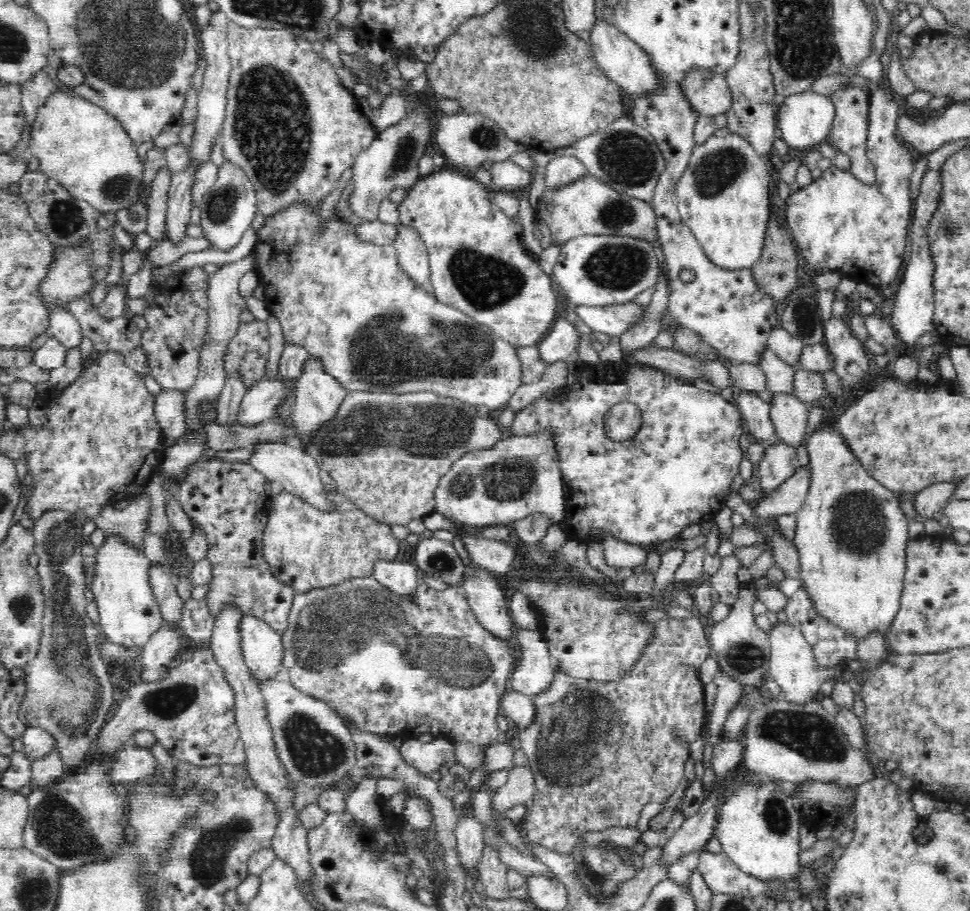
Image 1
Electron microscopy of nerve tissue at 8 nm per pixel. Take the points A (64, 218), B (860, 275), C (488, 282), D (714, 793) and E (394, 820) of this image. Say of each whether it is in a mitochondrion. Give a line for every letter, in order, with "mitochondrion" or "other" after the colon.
A: mitochondrion
B: other
C: mitochondrion
D: other
E: other

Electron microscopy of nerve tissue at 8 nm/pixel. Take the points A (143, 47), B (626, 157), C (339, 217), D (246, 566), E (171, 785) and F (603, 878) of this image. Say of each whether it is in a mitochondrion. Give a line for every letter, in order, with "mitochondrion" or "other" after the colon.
A: mitochondrion
B: mitochondrion
C: other
D: mitochondrion
E: other
F: mitochondrion

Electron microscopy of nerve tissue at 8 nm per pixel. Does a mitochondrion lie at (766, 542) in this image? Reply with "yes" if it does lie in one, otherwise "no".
no

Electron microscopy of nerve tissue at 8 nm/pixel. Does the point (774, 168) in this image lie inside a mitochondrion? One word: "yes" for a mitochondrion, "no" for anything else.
no

